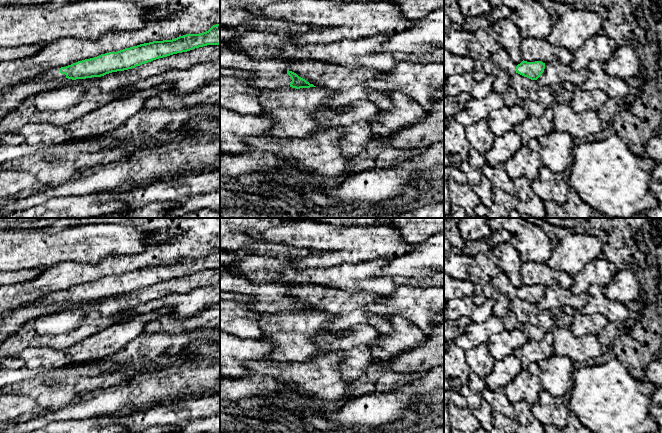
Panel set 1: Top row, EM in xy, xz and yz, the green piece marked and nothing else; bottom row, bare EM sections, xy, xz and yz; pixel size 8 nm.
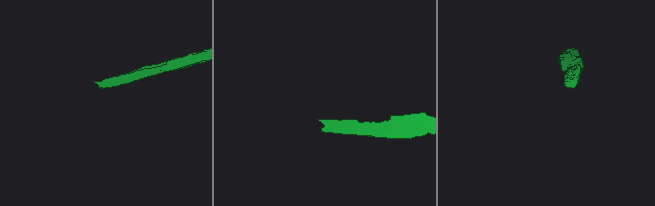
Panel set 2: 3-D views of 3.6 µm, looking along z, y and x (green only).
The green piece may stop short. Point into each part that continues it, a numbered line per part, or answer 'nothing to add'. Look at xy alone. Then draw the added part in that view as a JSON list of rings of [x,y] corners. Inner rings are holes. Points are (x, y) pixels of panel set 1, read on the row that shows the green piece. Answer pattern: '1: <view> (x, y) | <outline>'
1: xy (54, 74) | [[[55,68],[47,71],[46,73],[36,76],[35,78],[28,80],[26,83],[34,82],[34,81],[45,81],[50,82],[53,80],[62,80],[66,78],[65,74],[60,73],[60,68]]]

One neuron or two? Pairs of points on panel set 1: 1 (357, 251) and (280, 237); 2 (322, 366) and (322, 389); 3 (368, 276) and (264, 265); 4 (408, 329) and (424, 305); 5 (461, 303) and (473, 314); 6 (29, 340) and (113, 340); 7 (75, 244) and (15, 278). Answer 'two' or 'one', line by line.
1: one
2: one
3: one
4: two
5: one
6: two
7: two

